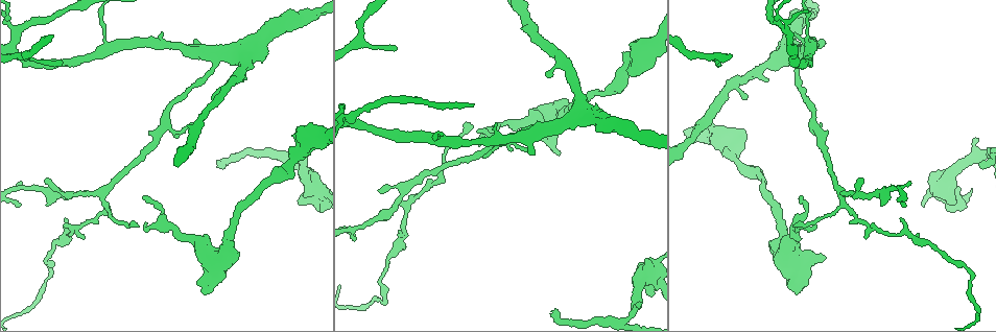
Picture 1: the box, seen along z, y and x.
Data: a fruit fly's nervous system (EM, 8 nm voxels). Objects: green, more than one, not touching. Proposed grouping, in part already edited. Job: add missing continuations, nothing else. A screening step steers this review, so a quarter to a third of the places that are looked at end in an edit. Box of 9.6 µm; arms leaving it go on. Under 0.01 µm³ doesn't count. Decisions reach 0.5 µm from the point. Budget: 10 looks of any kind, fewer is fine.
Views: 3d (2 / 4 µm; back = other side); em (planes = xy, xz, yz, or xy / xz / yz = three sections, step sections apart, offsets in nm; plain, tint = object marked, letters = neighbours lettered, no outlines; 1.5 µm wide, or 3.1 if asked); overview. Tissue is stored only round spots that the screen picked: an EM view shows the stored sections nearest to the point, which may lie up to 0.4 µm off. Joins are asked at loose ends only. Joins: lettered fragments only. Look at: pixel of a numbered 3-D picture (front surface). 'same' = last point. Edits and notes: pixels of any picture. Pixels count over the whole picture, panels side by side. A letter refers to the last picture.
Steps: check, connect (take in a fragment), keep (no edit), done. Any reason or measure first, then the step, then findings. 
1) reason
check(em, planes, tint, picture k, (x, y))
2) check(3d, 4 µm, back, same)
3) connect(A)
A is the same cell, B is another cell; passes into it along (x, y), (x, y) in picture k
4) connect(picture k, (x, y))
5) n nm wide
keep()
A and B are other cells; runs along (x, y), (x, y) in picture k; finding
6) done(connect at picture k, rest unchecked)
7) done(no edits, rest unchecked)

check(3d, 2 µm, back, picture 1, (477, 130))

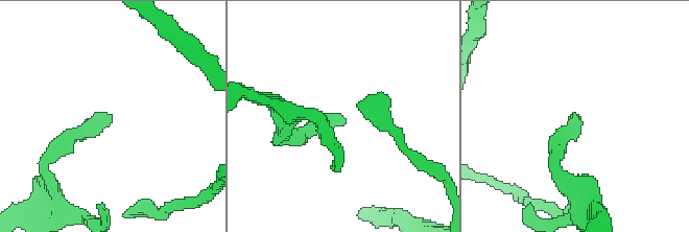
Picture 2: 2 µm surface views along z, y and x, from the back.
need the tissue
check(em, planes, letters, picture 2, (112, 117))

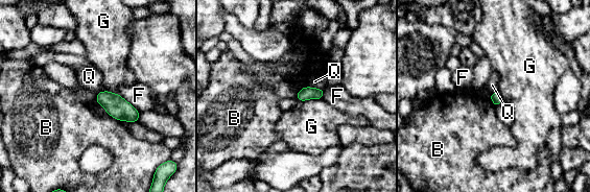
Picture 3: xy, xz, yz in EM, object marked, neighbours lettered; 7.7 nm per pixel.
F touches over 220 nm
keep()
B, F, G and Q are other cells; border along (322, 98), (309, 98), (299, 101) in picture 3; none of them fits

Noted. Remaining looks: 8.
branch stops here
check(em, planes, letters, picture 1, (51, 180))

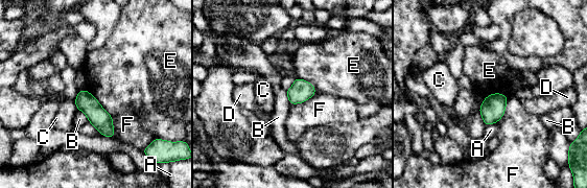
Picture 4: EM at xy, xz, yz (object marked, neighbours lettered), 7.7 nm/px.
keep()
A, B, C, D, E and F are other cells; border along (86, 89), (111, 116) in picture 4; no lettered fragment goes on from it

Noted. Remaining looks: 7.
branch stops here
check(em, planes, plain, picture 1, (976, 140))

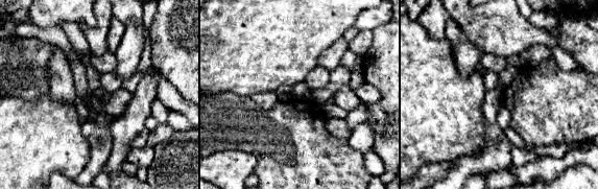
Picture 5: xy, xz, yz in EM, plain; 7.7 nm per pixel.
check(em, planes, tint, same)

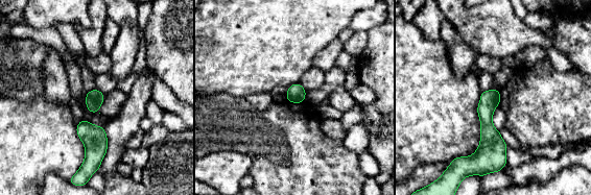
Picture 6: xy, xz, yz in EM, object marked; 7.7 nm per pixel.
see the neighbours
check(em, planes, letters, same)

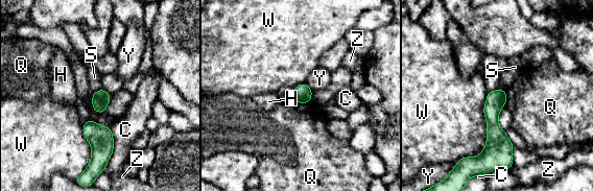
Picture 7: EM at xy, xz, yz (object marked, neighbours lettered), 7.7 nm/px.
140 nm wide
keep()
C, H, Q, S, W, Y and Z are other cells; none of them fits

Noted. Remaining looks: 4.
check(em, yz, step 4, letters, picture 1, (555, 309))

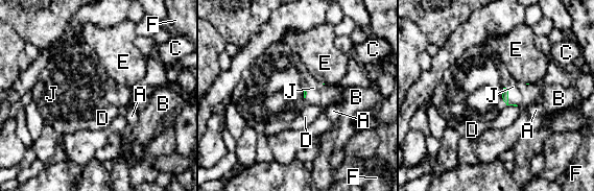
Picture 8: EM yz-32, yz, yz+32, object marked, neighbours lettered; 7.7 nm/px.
cut it another way
check(em, planes, letters, same)

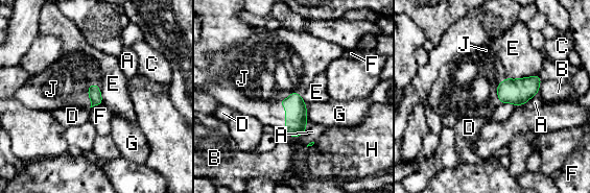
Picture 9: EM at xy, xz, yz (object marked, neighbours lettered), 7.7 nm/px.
connect(J)
J is the same cell, A, B, C, D, E, F, G and H are other cells; passes into it along (296, 112), (285, 119), (258, 101) in picture 9; it goes on there

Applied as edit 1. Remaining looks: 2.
done(connect at picture 9, rest unchecked)

